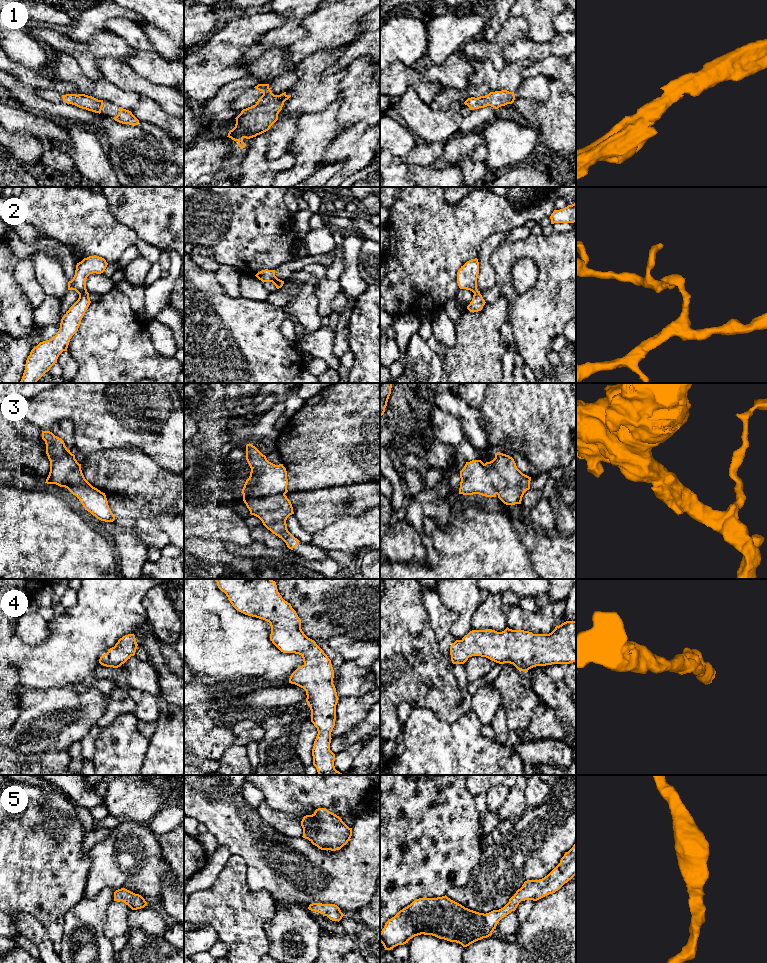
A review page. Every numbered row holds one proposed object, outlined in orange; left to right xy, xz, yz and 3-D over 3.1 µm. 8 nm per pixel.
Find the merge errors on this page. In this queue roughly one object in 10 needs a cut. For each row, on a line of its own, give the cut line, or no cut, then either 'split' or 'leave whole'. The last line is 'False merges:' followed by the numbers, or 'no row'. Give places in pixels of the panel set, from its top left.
1: no cut | leave whole
2: xy (86, 291), (79, 294) | split
3: no cut | leave whole
4: no cut | leave whole
5: no cut | leave whole
False merges: 2

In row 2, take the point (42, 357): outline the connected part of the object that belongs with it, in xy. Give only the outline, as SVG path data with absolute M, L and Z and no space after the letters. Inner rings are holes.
M88 292L79 294L78 300L62 317L59 331L51 339L40 342L28 356L20 383L37 381L57 363L59 355L67 351L70 339L78 331L81 320L91 301Z

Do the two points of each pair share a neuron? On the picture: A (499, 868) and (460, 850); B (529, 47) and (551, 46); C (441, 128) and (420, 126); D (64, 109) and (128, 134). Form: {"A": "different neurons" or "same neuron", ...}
{"A": "different neurons", "B": "same neuron", "C": "same neuron", "D": "different neurons"}

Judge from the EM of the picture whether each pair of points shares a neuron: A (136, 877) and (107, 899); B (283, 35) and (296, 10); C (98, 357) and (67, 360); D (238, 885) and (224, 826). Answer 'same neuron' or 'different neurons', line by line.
A: different neurons
B: same neuron
C: different neurons
D: different neurons

